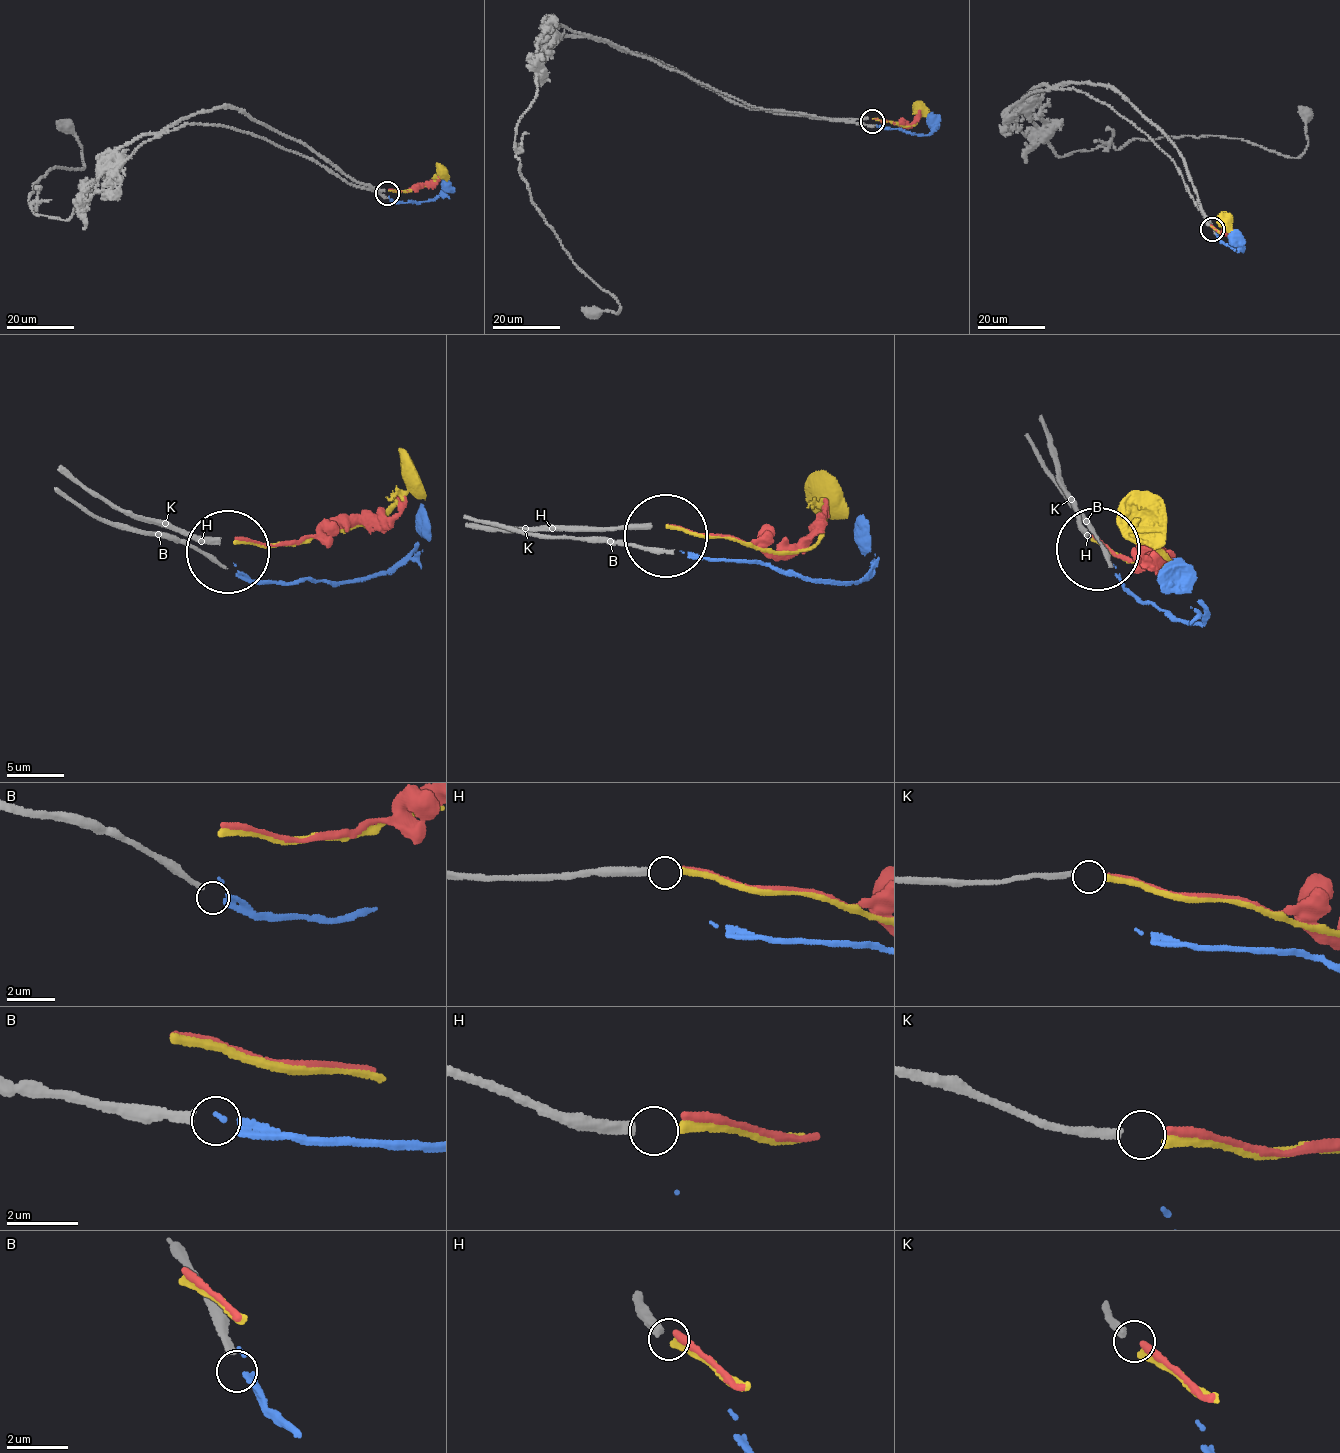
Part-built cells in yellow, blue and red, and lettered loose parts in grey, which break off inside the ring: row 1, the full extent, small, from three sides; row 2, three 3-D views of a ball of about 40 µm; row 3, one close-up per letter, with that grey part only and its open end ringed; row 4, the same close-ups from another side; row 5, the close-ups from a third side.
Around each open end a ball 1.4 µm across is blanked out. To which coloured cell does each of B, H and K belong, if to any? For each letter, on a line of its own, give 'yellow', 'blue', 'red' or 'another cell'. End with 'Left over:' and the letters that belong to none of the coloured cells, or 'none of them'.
B: blue
H: yellow
K: red
Left over: none of them

